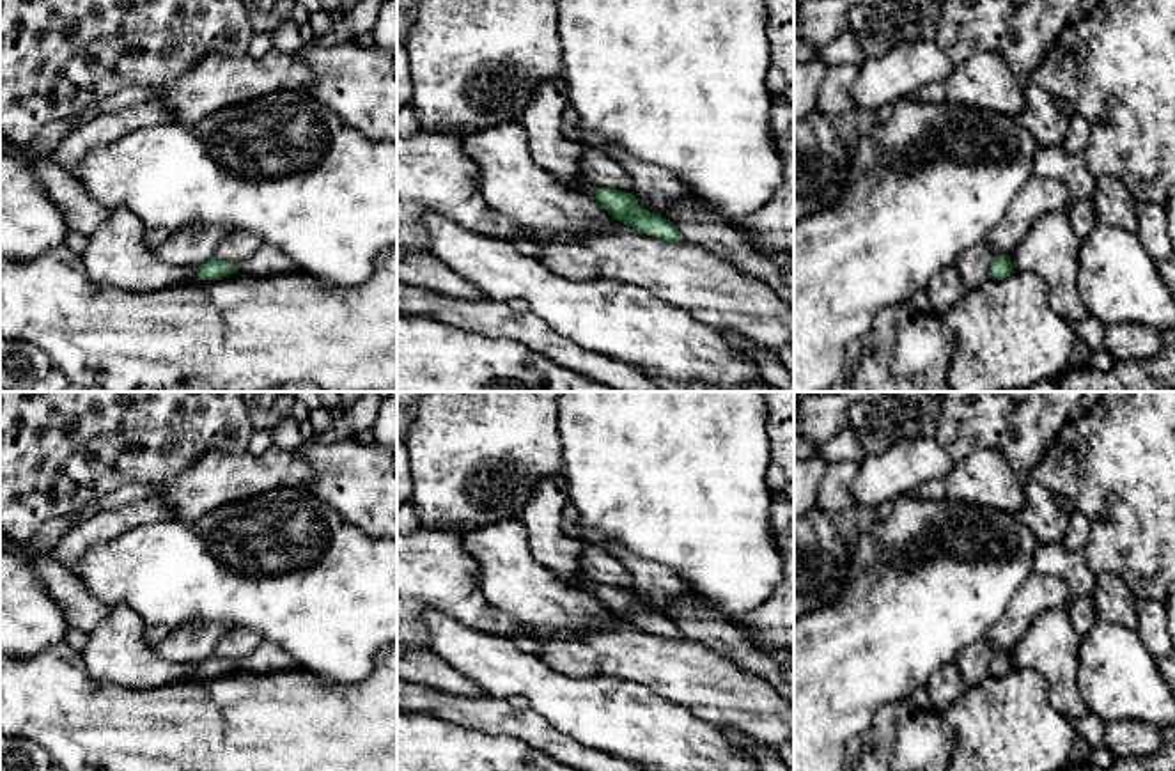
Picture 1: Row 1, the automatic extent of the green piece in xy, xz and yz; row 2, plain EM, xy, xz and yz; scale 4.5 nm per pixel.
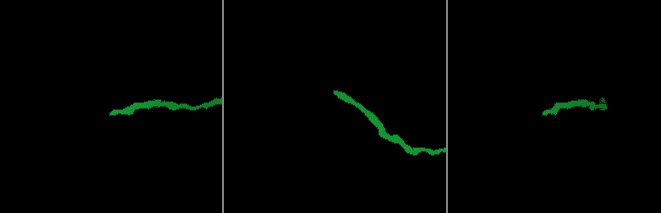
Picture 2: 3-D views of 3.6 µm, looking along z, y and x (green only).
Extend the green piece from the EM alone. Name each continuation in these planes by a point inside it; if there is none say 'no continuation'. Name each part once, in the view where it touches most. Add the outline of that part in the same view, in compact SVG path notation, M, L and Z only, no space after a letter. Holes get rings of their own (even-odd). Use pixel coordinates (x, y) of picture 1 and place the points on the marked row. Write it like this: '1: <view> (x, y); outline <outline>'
1: xz (587, 188); outline M578 179L576 181L576 186L578 190L583 193L583 195L588 195L588 197L595 197L595 191L597 191L597 186L594 186L592 183L588 183L587 179Z

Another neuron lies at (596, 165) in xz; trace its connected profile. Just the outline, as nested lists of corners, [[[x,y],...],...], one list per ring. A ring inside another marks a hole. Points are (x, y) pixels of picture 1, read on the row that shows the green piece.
[[[585,145],[580,158],[581,177],[597,188],[610,188],[634,195],[634,181],[624,165],[604,149]]]

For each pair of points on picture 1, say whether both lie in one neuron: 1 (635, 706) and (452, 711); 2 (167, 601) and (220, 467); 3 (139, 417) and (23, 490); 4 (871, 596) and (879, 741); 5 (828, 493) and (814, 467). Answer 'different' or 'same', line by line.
1: different
2: different
3: same
4: different
5: different

